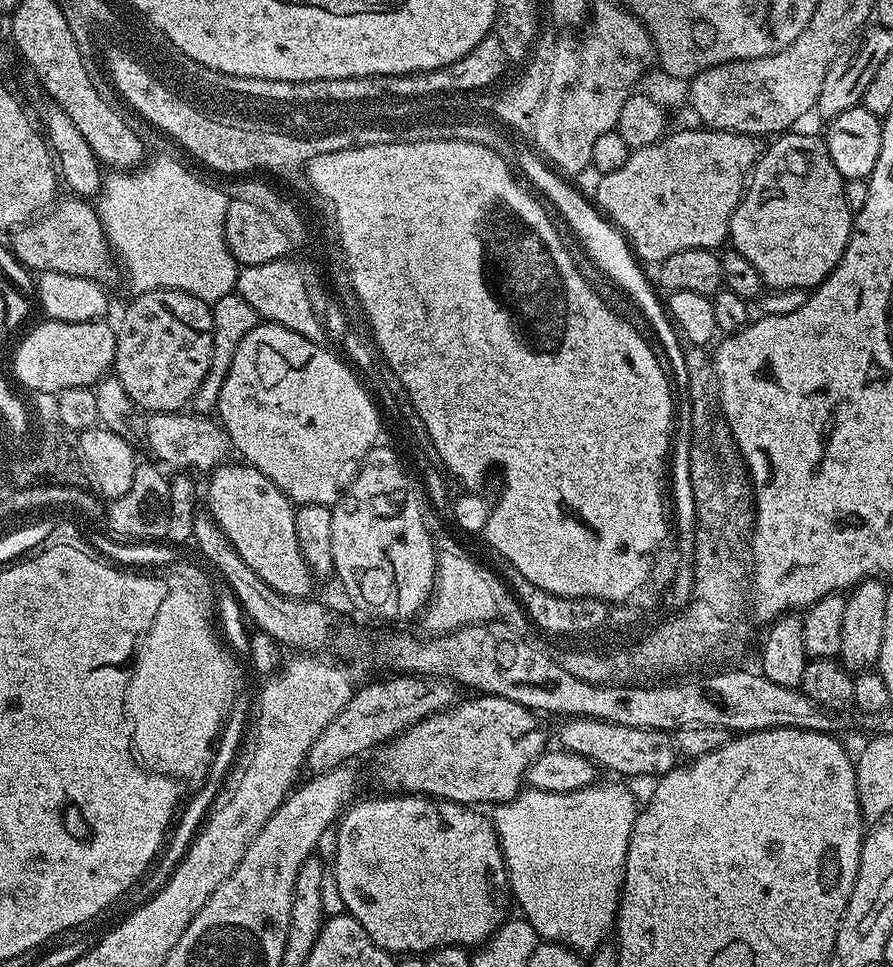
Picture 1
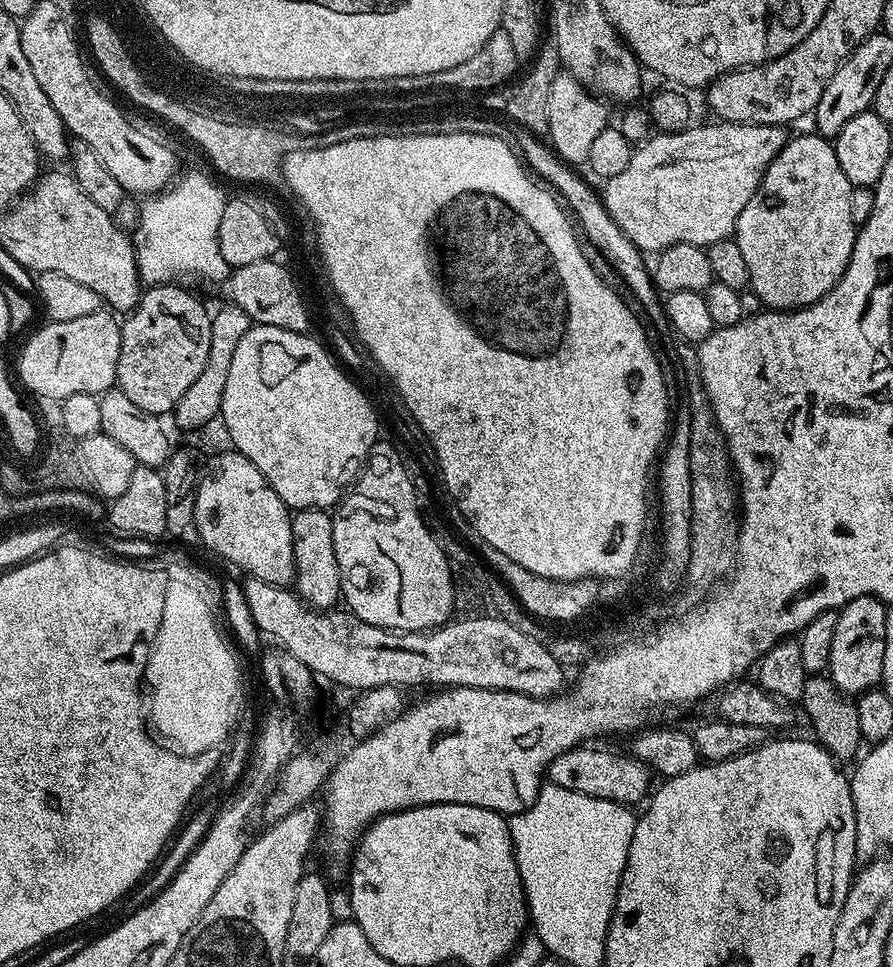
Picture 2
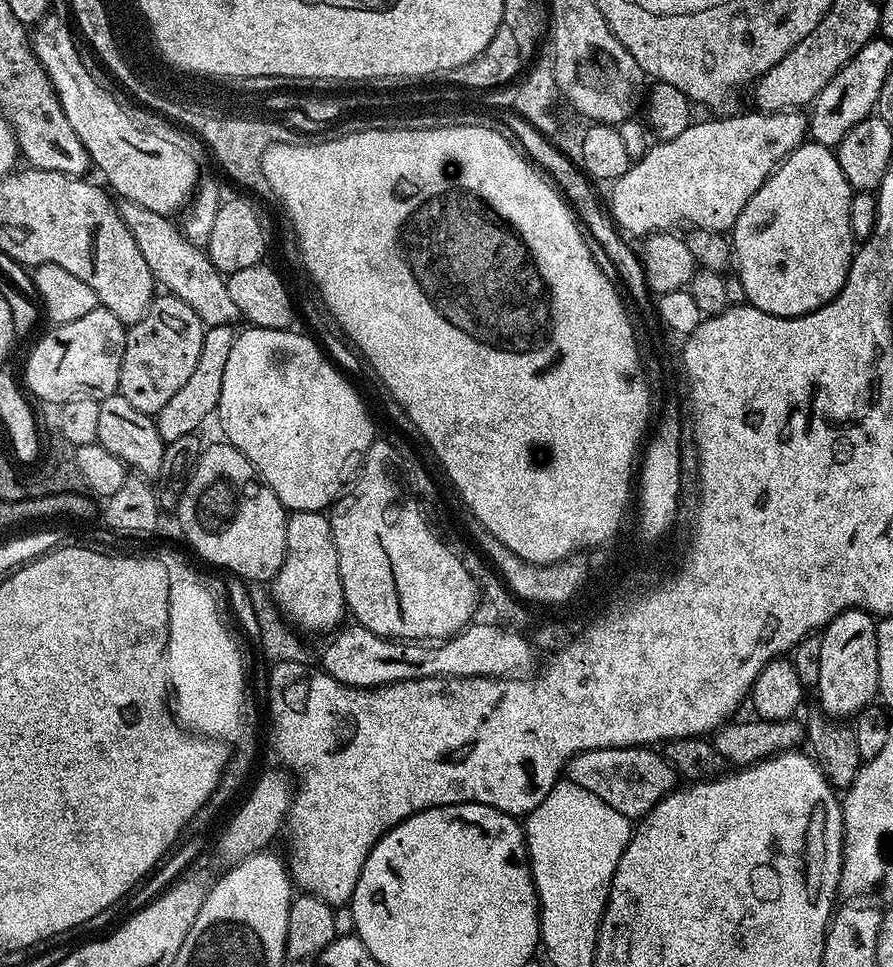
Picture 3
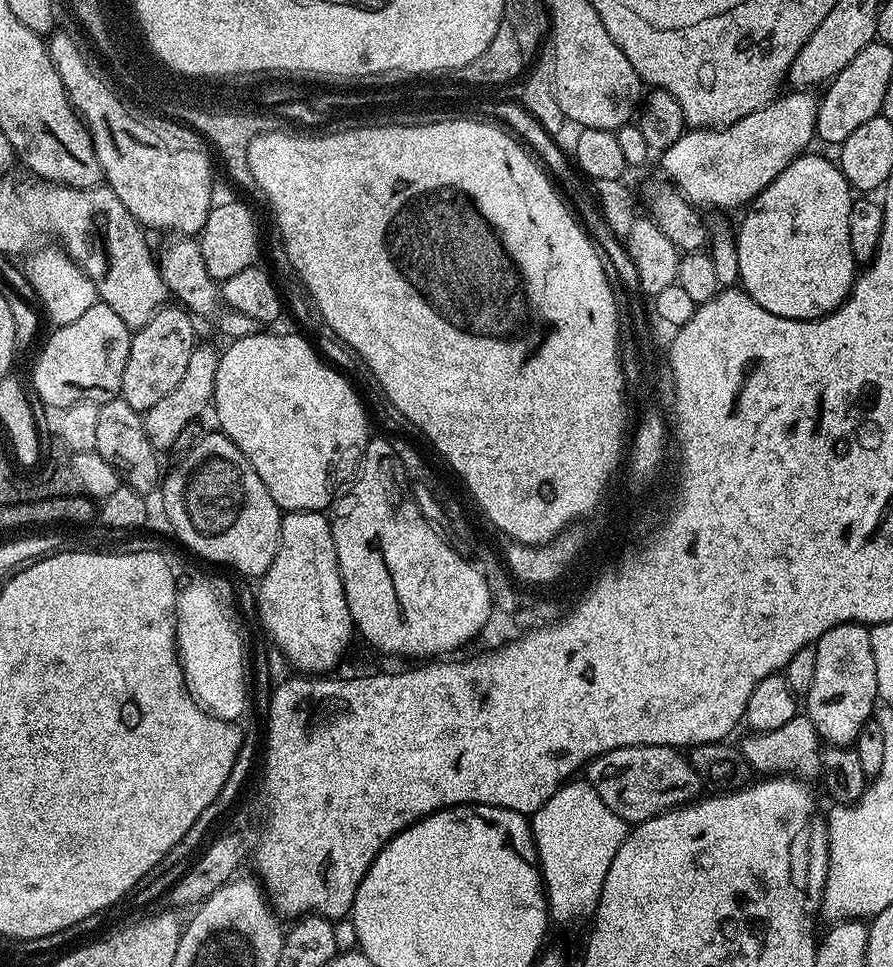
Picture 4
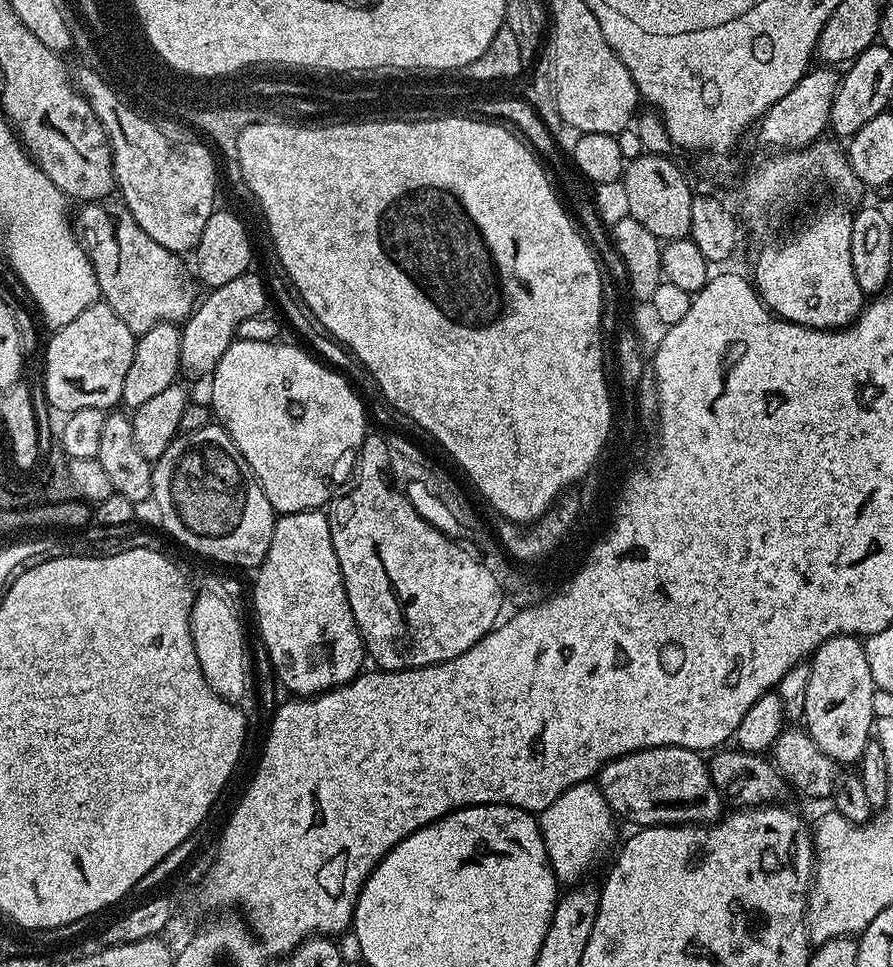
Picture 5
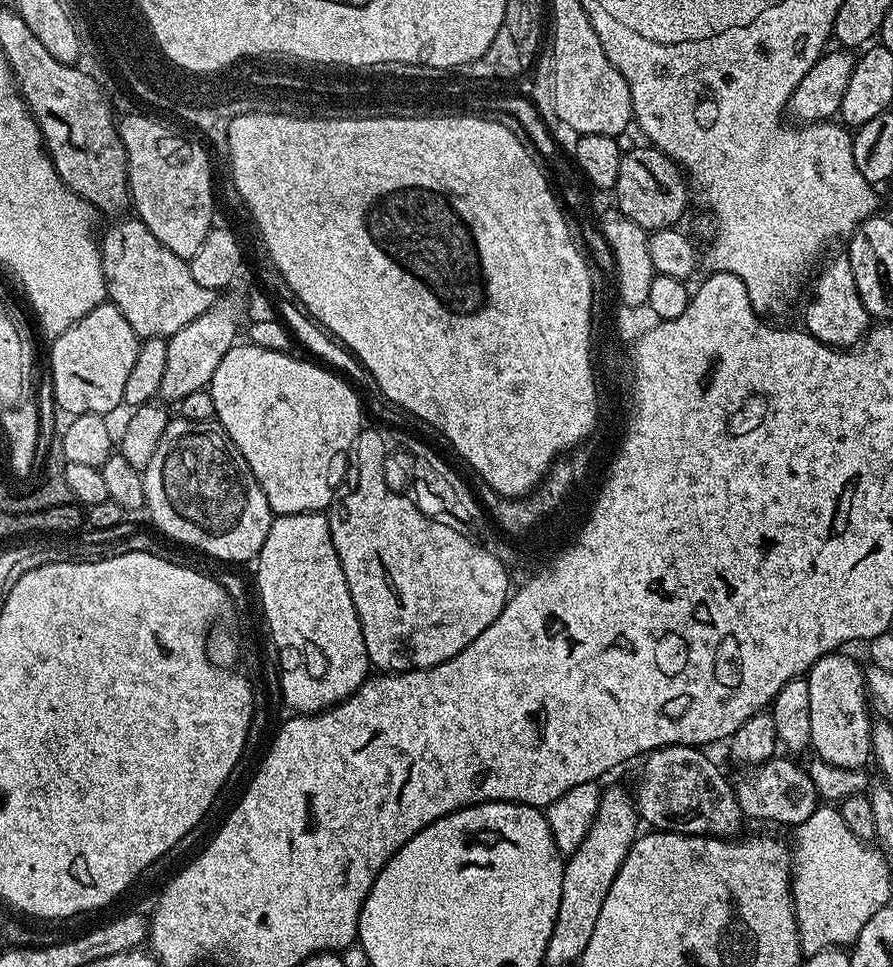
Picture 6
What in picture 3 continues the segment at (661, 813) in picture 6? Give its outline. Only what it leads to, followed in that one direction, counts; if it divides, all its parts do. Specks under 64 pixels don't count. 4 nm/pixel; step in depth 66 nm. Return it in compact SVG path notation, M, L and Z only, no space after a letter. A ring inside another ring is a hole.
M648 746L635 748L595 748L579 752L568 764L566 778L590 794L598 794L602 802L614 806L618 814L636 822L647 814L662 797L678 784L678 773L659 751ZM677 780L677 781L676 781Z

